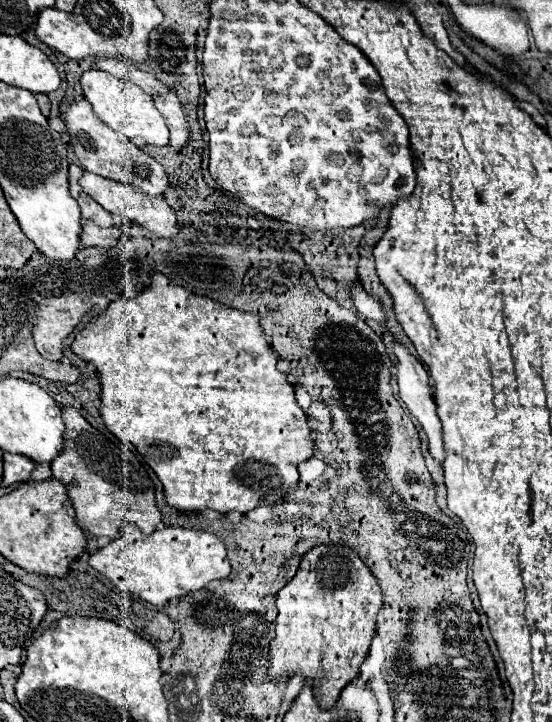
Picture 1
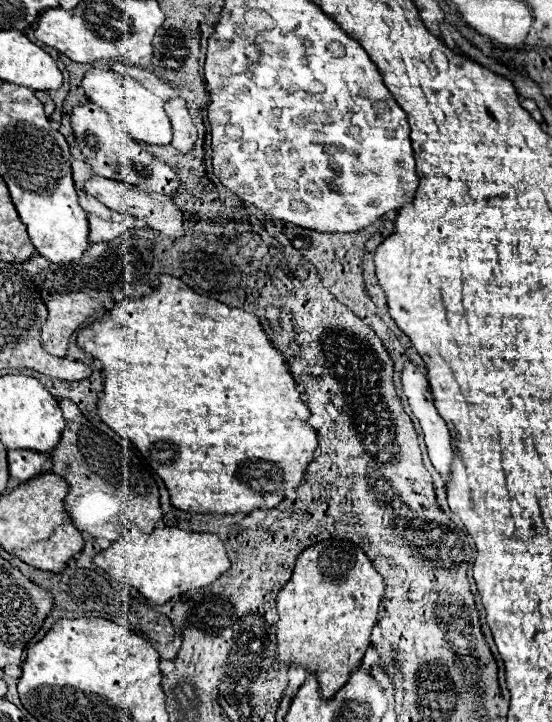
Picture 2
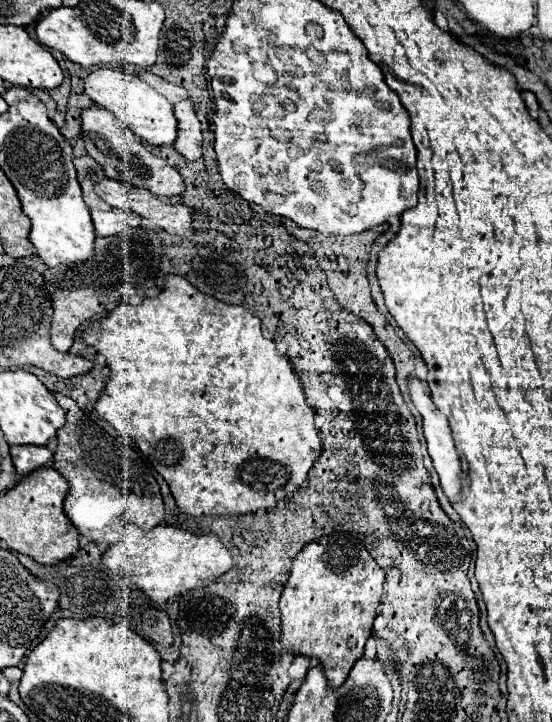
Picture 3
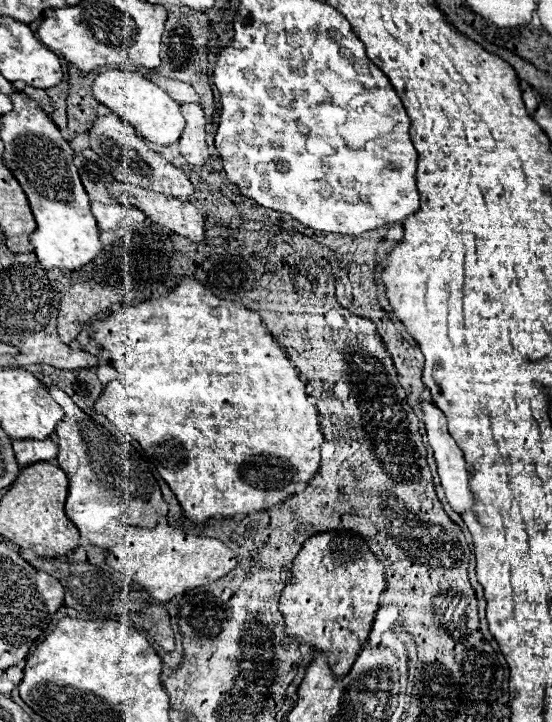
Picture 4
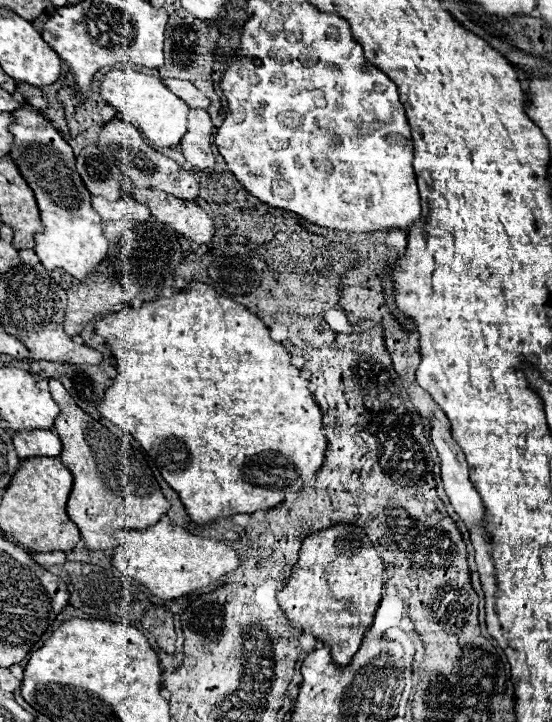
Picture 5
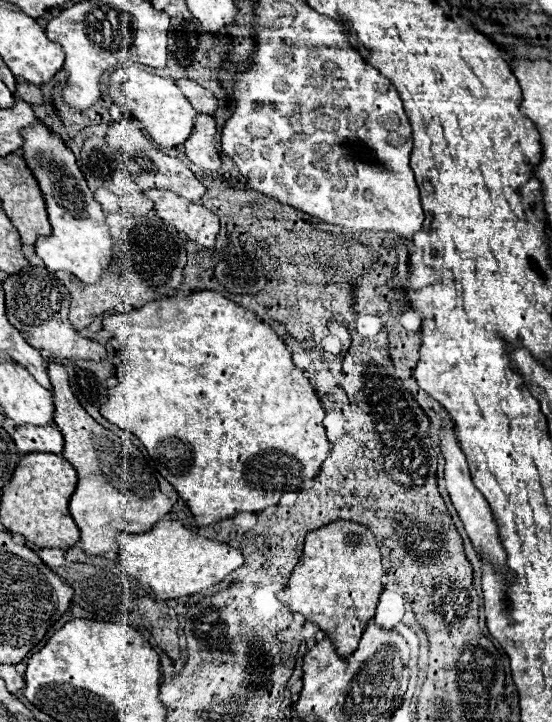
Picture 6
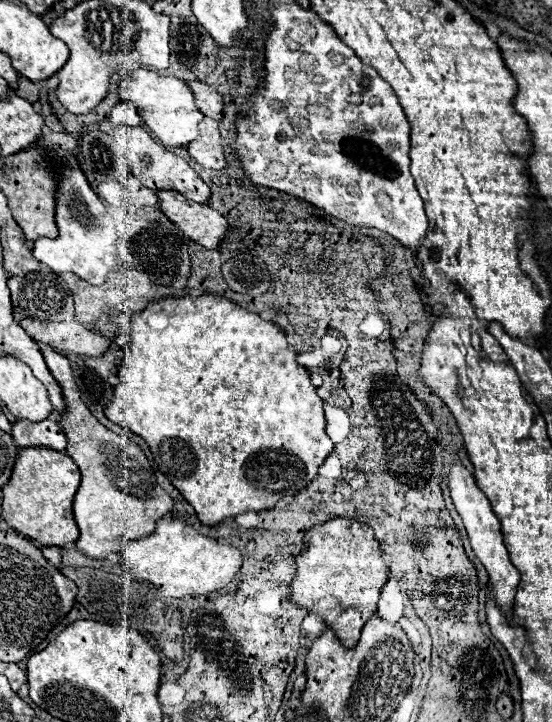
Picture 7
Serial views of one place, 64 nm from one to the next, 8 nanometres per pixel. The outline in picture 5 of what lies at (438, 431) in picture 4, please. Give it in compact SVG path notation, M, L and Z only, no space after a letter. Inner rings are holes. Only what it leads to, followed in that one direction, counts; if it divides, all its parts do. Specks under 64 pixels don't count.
M442 414L438 416L432 416L432 430L430 430L430 436L432 436L432 442L434 442L434 448L438 450L438 456L440 456L440 464L442 464L442 482L444 482L444 488L446 488L446 494L450 498L450 504L454 506L456 514L464 520L466 528L472 530L474 526L484 526L486 524L486 518L484 518L484 504L482 504L482 498L480 494L476 492L476 488L472 486L470 478L468 478L468 464L464 460L464 452L462 448L456 444L456 440L452 438L450 434L450 426L446 422L446 418Z

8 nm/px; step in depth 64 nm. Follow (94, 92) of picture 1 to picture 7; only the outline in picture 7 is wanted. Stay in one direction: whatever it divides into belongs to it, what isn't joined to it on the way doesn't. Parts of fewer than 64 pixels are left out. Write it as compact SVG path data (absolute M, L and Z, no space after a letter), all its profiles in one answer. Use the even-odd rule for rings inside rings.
M132 70L128 76L120 80L118 84L118 96L122 102L134 102L138 108L138 114L142 116L144 124L150 128L150 132L166 146L186 146L198 138L198 124L204 120L204 114L196 108L194 94L188 88L188 84L174 76L162 76L150 70Z

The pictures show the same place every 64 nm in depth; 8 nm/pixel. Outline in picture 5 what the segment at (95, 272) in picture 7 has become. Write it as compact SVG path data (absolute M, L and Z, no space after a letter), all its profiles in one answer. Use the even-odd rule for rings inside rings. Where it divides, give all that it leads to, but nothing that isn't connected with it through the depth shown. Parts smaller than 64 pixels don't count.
M22 104L22 108L18 108L16 124L10 126L10 132L14 134L14 148L8 156L18 164L22 176L34 190L44 224L44 234L34 236L34 252L46 270L64 268L78 280L88 278L106 258L108 238L104 236L100 214L90 204L92 194L86 190L80 174L76 172L72 148L60 136L60 132L30 104Z

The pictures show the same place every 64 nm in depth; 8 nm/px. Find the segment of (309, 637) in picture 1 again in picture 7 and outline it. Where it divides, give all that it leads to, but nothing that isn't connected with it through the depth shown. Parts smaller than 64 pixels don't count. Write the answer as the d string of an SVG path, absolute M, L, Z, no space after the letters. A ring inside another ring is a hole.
M330 518L306 532L306 548L296 556L296 566L290 598L308 612L320 614L346 648L354 646L364 624L374 616L380 590L388 580L388 568L372 528L354 518Z

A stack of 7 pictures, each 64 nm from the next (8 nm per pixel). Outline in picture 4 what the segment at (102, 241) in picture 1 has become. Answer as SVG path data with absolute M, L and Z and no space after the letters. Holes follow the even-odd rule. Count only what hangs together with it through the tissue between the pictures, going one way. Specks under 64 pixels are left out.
M94 202L92 204L92 212L94 212L96 220L98 220L100 230L118 228L124 222L142 222L142 220L146 220L146 216L140 210L130 208L130 206L120 206L120 204L106 206L106 204Z

